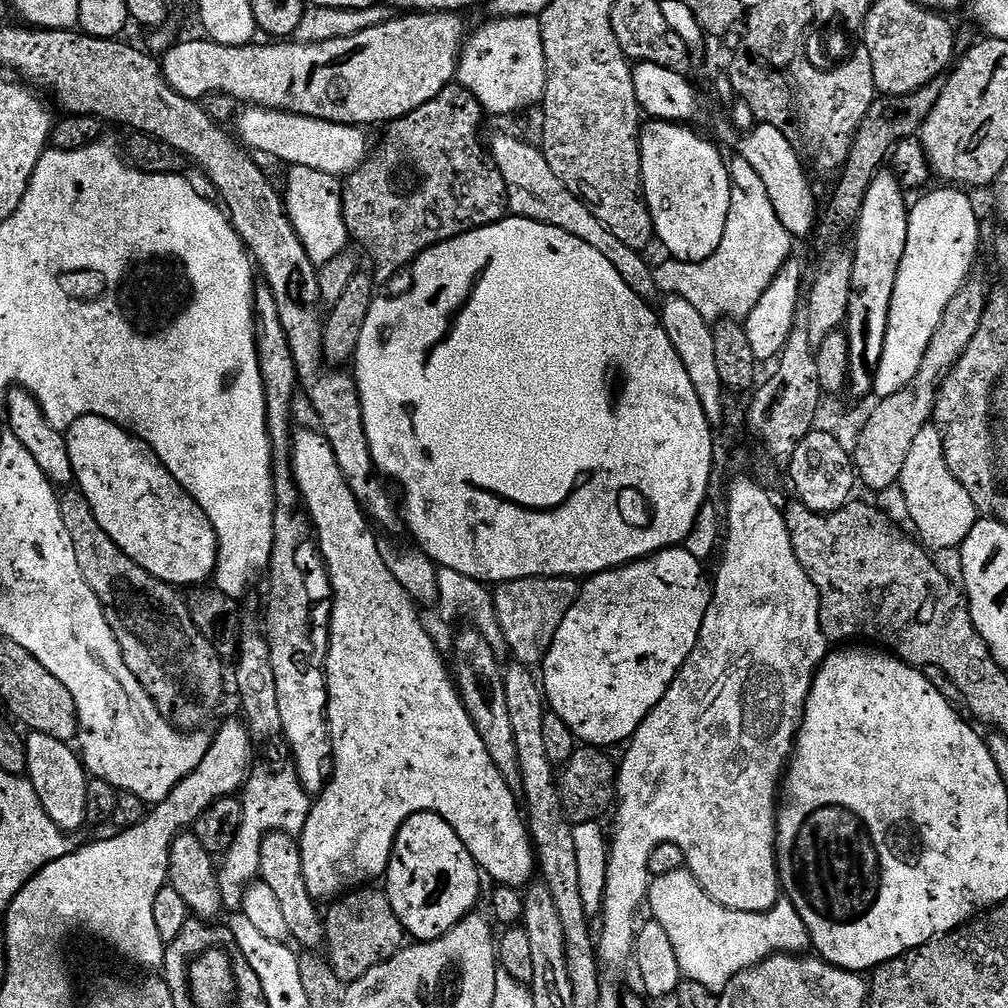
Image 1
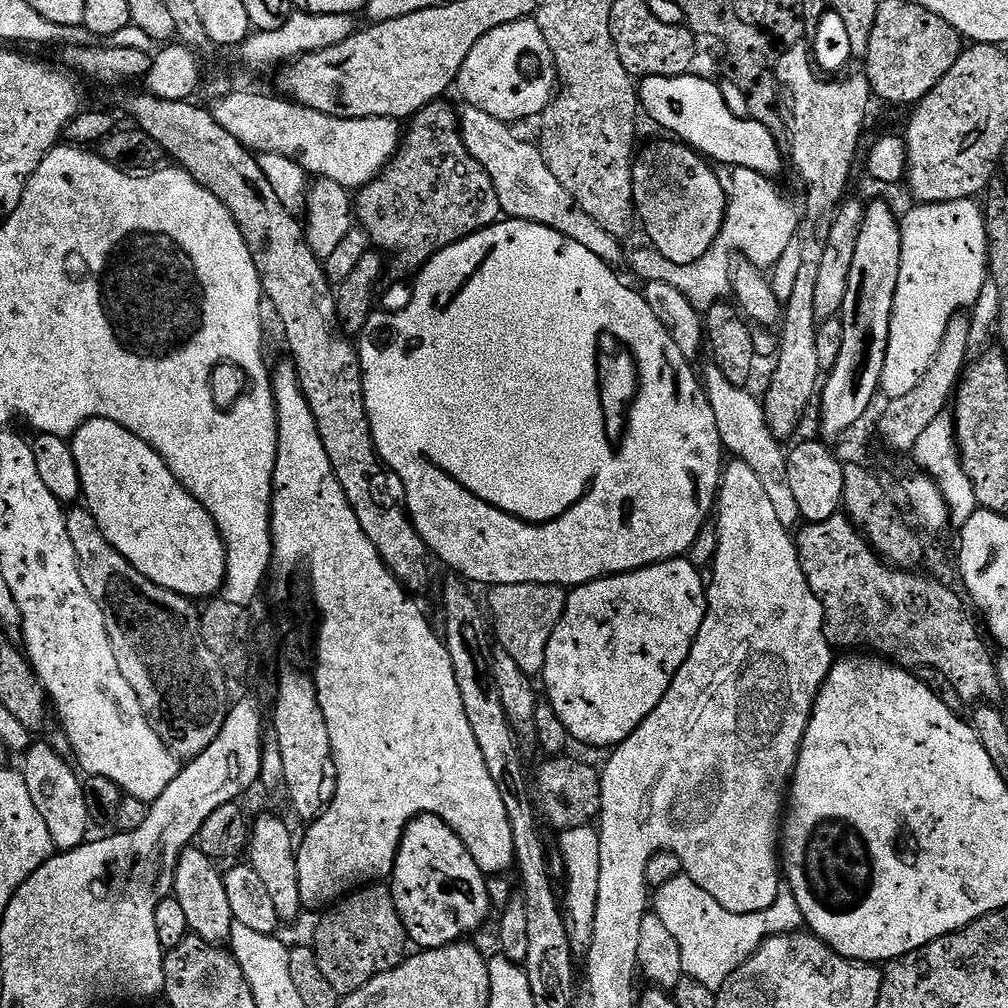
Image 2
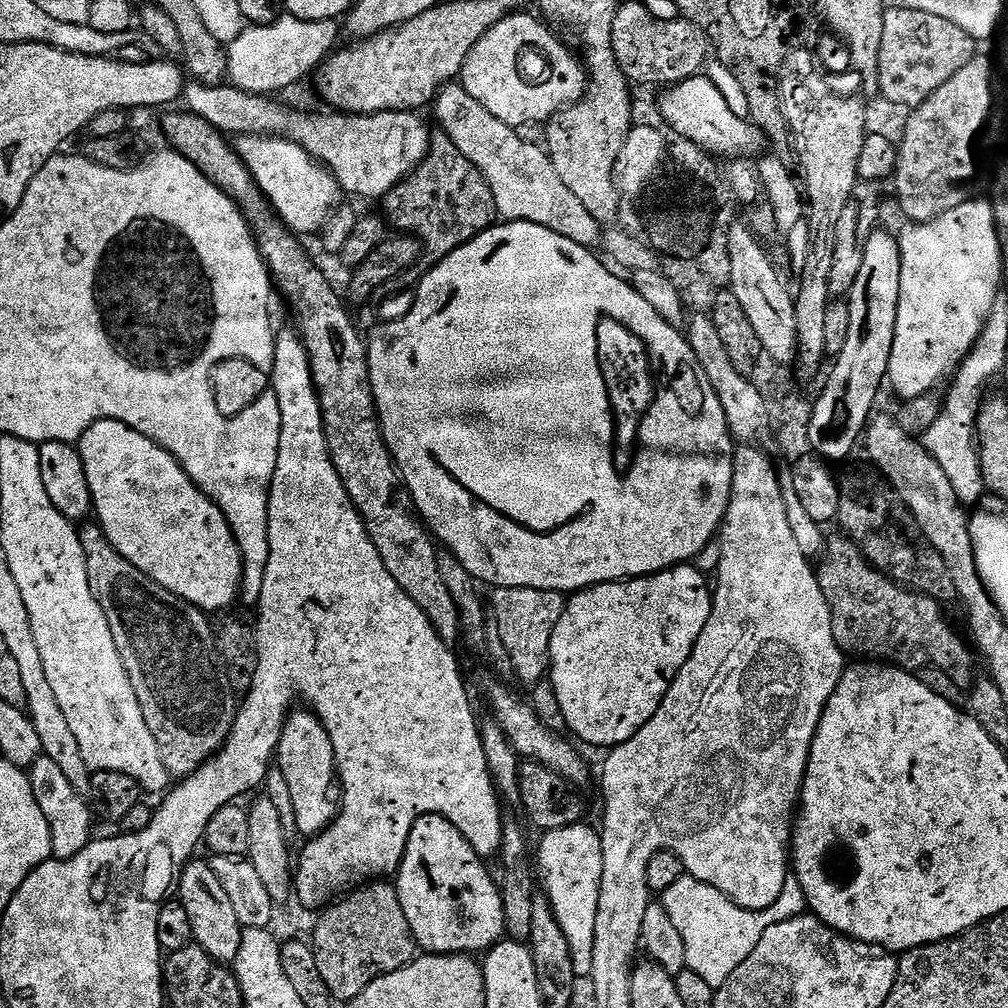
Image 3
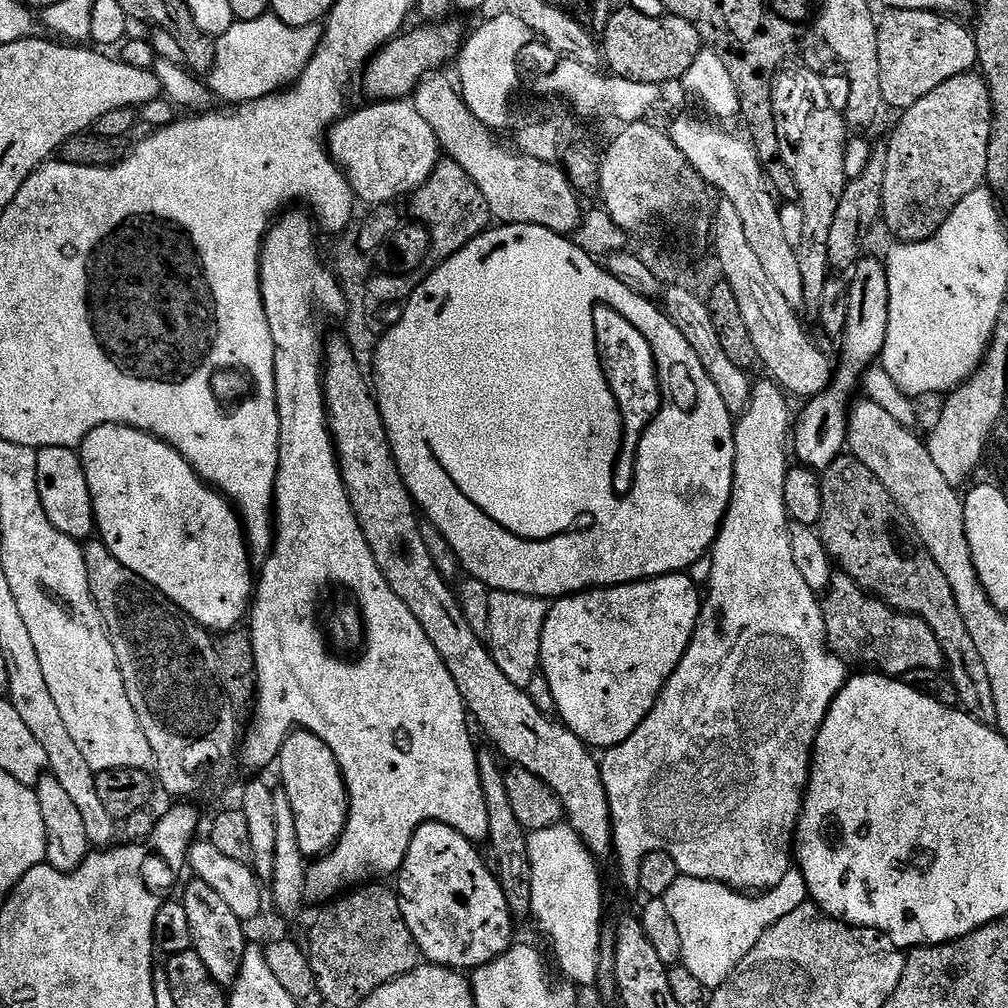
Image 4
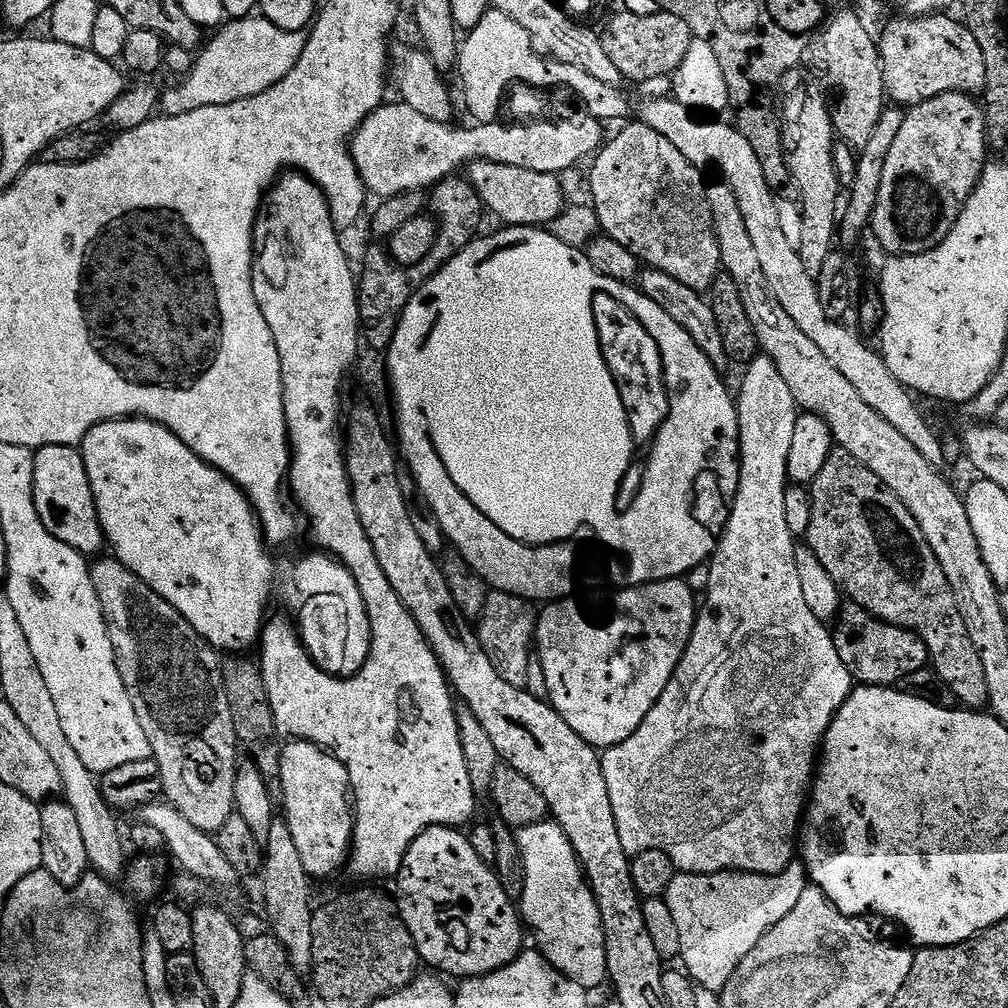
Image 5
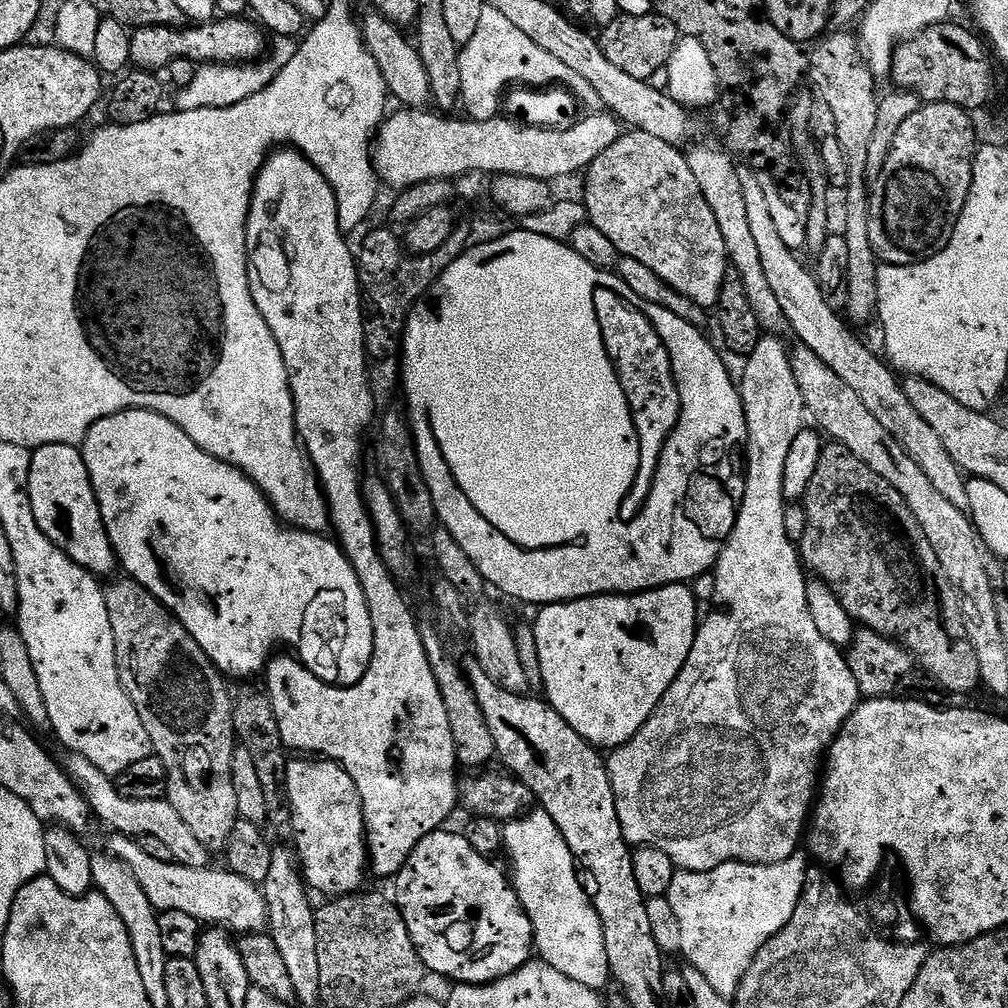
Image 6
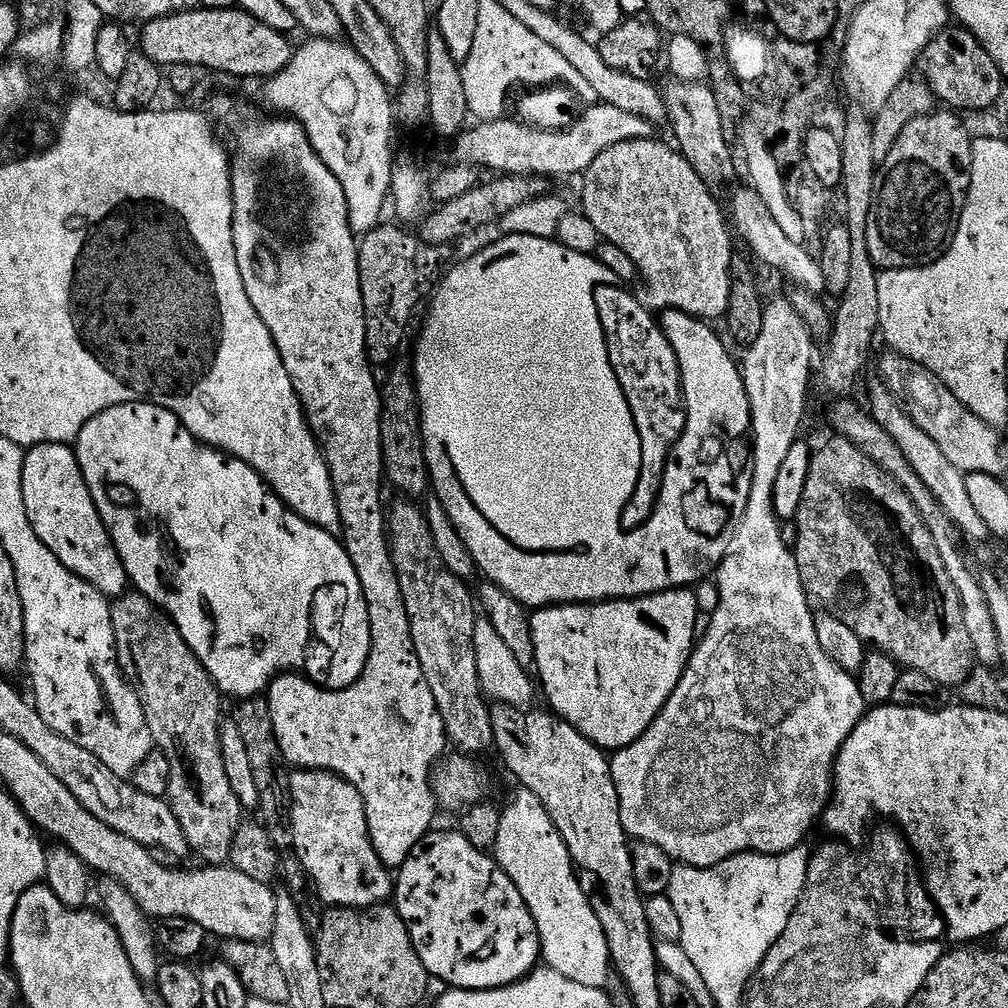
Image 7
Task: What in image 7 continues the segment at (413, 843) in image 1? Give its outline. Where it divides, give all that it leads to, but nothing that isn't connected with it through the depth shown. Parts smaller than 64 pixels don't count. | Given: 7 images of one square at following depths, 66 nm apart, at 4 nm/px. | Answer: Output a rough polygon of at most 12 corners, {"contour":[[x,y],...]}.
{"contour":[[458,830],[394,876],[429,977],[490,990],[541,959],[518,886]]}

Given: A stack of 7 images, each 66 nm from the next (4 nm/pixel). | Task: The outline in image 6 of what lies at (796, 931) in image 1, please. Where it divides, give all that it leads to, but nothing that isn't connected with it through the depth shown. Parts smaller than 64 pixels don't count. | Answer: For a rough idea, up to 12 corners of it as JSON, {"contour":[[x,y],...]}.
{"contour":[[810,860],[680,870],[683,959],[735,997]]}

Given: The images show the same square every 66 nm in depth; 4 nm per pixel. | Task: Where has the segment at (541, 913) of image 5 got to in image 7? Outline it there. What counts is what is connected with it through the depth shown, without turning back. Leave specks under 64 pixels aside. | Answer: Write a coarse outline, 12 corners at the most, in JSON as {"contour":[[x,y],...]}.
{"contour":[[533,792],[503,809],[494,859],[543,963],[604,988],[602,922]]}

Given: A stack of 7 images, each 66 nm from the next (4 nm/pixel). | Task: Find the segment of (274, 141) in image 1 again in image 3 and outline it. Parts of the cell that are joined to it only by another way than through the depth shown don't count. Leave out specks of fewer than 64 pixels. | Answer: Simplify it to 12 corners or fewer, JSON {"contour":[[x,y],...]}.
{"contour":[[185,83],[191,115],[294,141],[347,195],[383,201],[422,163],[415,111],[291,112]]}

